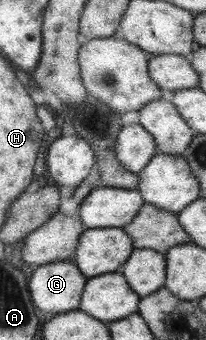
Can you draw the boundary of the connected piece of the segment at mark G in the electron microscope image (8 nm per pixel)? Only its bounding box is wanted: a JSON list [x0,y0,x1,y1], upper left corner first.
[28,259,87,317]

